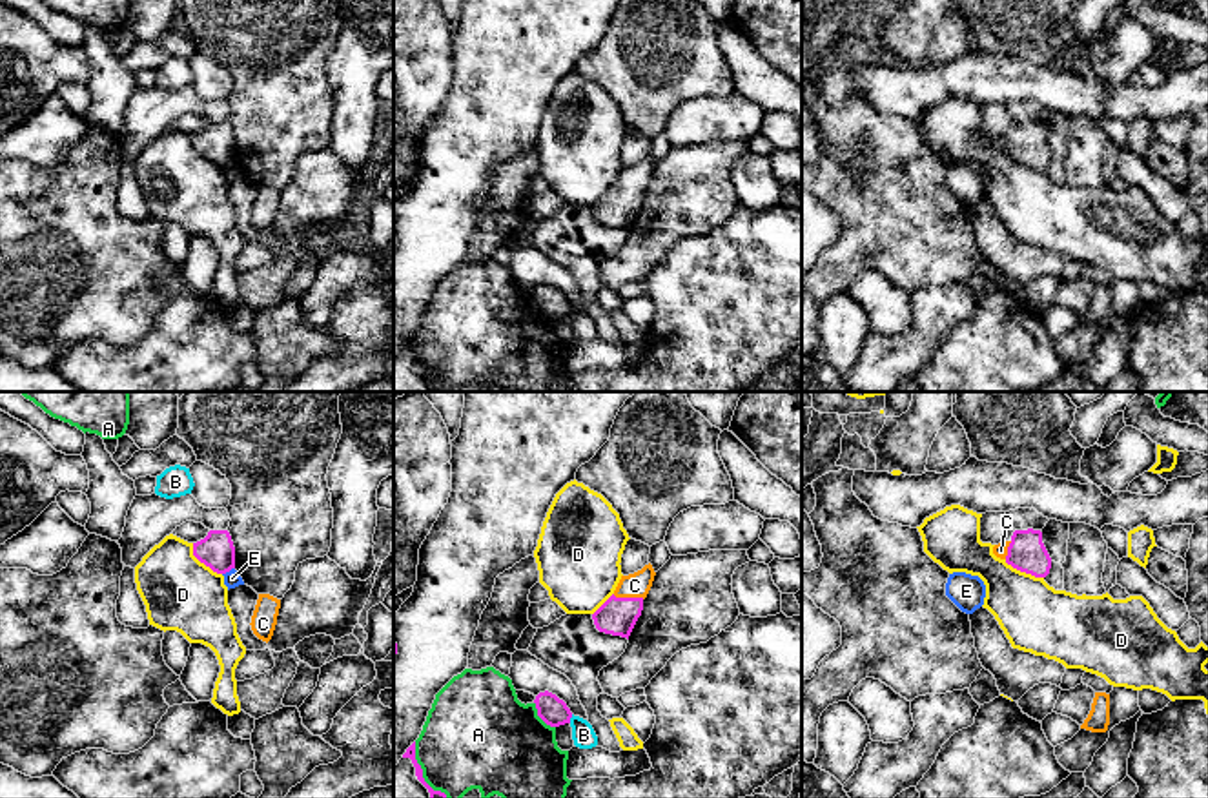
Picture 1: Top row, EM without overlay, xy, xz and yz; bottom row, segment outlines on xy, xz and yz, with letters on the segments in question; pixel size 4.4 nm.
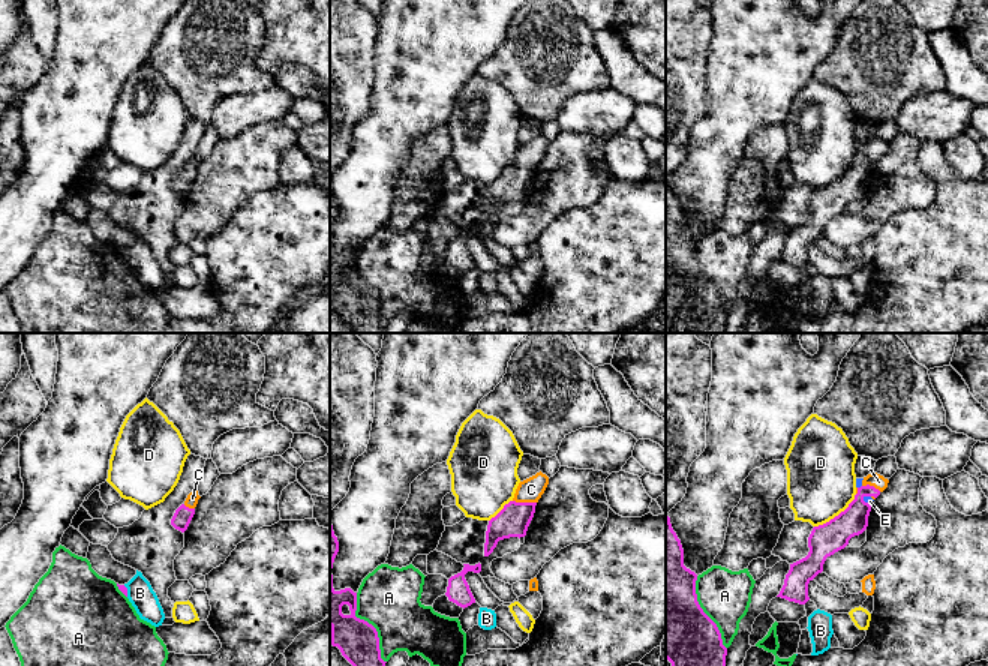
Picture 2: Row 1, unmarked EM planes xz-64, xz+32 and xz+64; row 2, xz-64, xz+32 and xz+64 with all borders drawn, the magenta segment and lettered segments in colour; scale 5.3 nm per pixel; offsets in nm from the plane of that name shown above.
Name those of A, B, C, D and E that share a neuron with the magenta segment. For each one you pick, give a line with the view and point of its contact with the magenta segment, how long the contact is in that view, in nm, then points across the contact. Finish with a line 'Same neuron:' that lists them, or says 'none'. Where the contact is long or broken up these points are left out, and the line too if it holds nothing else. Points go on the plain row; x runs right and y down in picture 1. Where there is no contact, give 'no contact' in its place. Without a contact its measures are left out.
C: contact xz (629, 190); length 140 nm; way xz (616, 208), (629, 190), (634, 177)
Same neuron: C

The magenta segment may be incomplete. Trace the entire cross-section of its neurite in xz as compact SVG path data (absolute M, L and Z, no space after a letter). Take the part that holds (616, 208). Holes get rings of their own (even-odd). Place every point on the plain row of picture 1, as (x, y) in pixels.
M650 155L634 166L621 168L614 186L592 206L596 220L629 231L641 208L643 191L652 179L654 168Z

